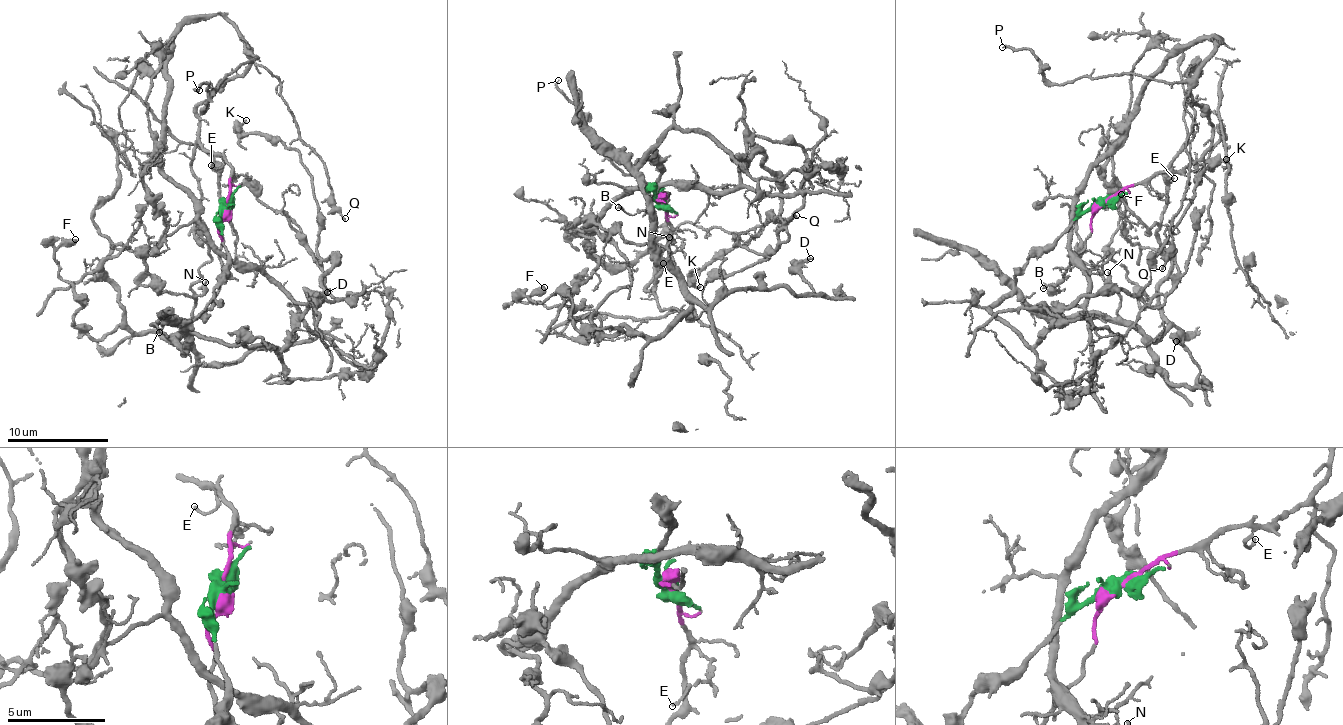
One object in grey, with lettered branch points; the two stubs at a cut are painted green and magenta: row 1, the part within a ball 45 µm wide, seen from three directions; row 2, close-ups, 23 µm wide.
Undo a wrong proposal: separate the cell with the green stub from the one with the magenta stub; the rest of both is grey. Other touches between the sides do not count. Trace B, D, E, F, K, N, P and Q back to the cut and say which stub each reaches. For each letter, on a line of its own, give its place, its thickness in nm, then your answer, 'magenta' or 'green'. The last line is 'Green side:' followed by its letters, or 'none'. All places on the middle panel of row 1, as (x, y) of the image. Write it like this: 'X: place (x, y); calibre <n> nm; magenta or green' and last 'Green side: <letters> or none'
B: place (618, 207); calibre 140 nm; magenta
D: place (810, 258); calibre 160 nm; green
E: place (663, 263); calibre 100 nm; magenta
F: place (544, 287); calibre 460 nm; green
K: place (700, 287); calibre 150 nm; green
N: place (669, 237); calibre 280 nm; green
P: place (558, 80); calibre 160 nm; magenta
Q: place (796, 215); calibre 160 nm; magenta
Green side: D, F, K, N

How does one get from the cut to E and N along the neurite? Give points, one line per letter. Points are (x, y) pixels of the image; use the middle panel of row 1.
E: (662, 203), (670, 232), (669, 255), (662, 263)
N: (662, 203), (662, 172), (637, 162), (654, 249), (670, 265), (670, 237)

